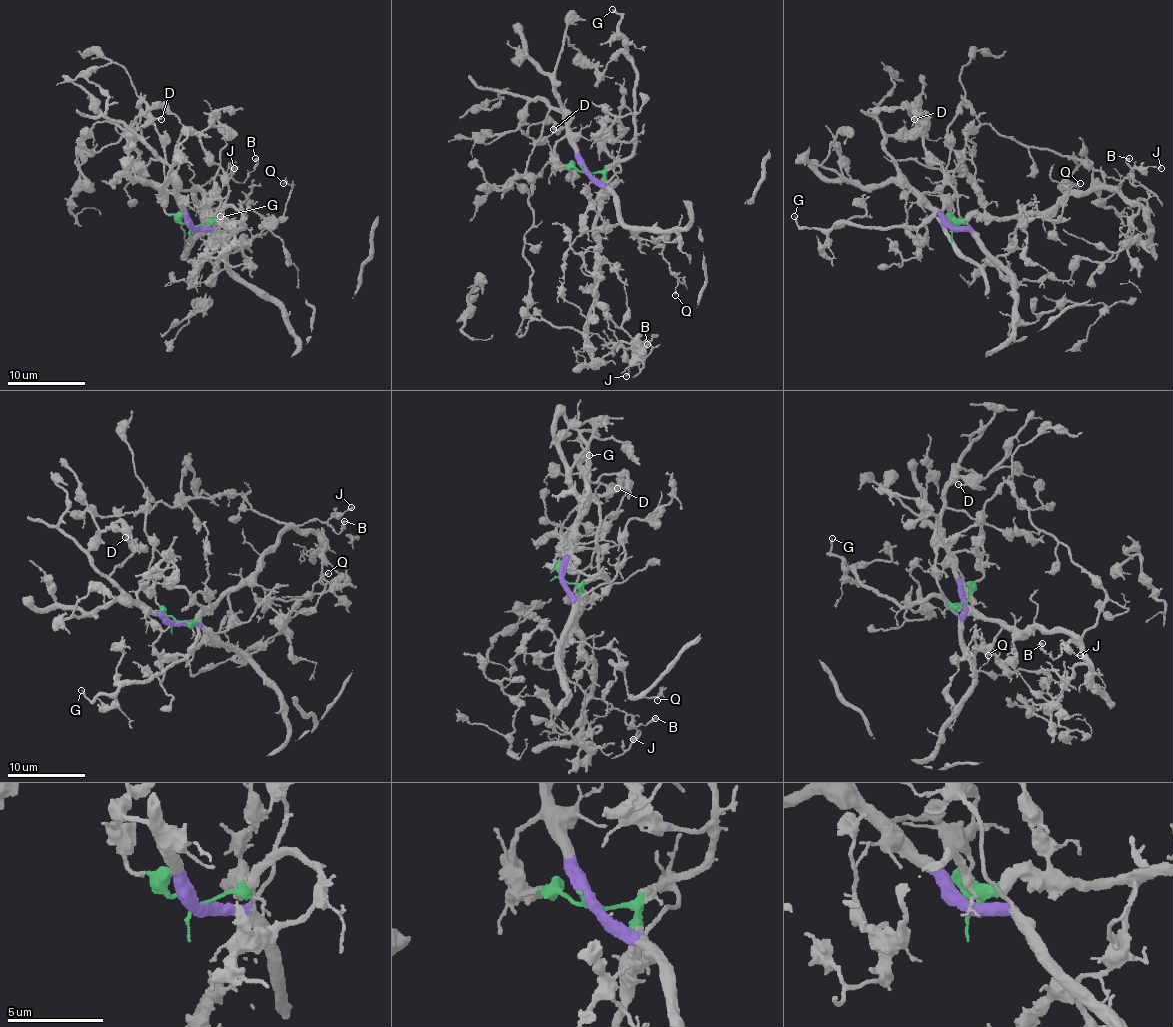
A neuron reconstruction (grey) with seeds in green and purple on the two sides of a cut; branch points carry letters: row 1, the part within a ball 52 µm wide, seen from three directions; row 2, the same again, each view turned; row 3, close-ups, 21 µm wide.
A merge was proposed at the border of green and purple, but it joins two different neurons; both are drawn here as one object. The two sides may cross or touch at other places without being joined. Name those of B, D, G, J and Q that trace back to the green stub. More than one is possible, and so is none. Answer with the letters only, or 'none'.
B, G, J, Q

